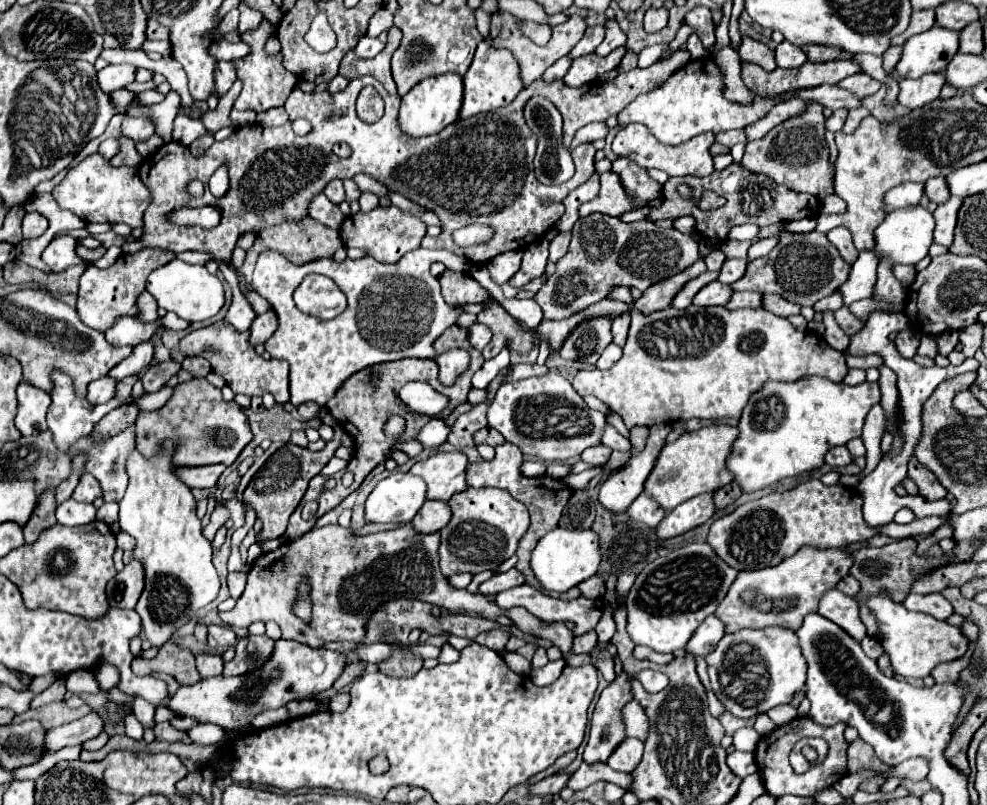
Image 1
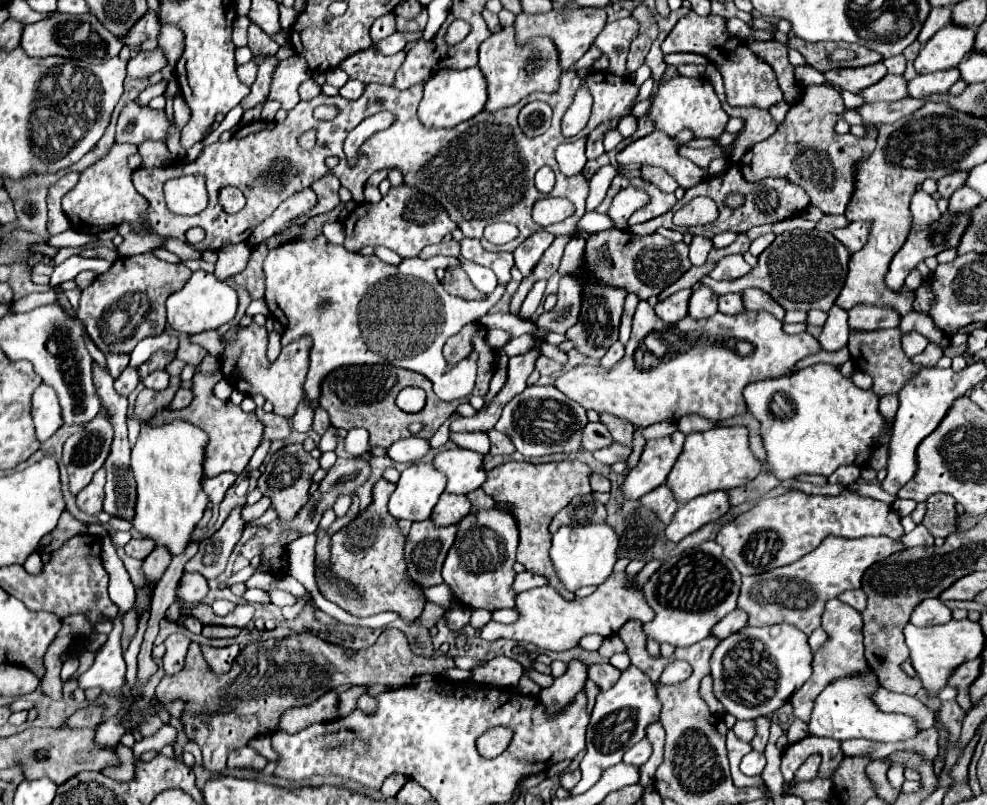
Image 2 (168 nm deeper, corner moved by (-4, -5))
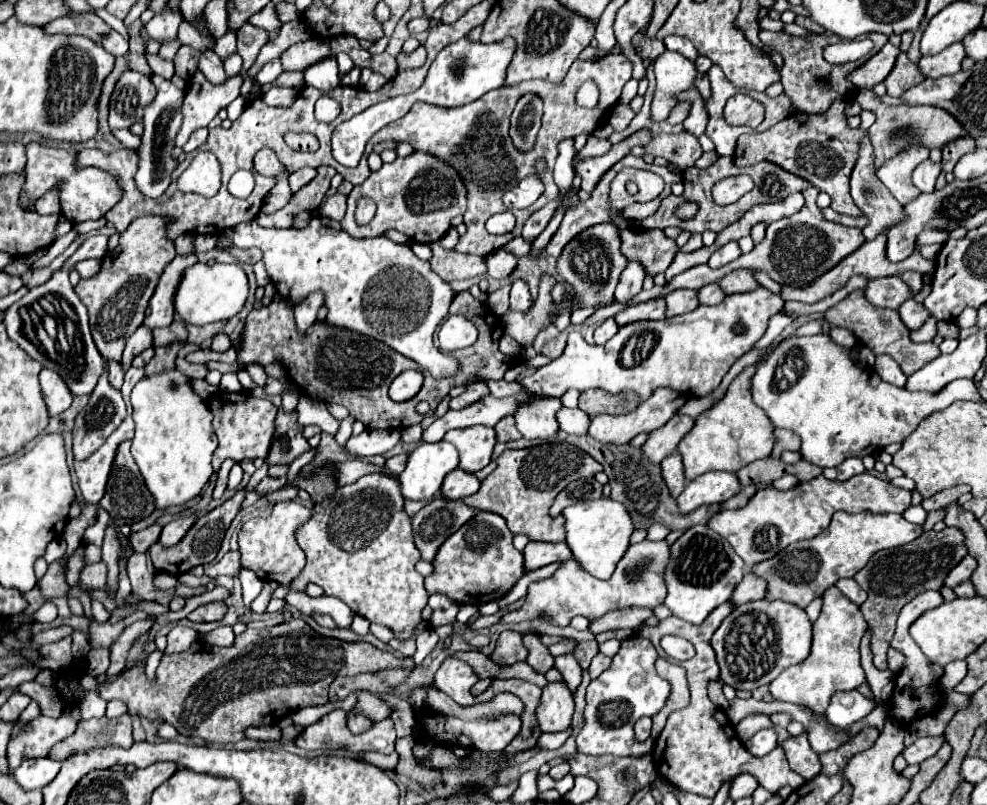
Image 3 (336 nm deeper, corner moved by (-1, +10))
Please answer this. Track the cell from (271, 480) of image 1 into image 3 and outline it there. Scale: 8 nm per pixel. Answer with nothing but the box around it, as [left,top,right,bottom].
[266,409,312,465]

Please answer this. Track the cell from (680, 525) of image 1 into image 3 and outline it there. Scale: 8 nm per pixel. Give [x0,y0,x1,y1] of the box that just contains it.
[678,471,740,513]

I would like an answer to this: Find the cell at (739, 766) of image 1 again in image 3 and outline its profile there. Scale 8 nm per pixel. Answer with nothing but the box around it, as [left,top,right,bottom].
[744,729,777,757]

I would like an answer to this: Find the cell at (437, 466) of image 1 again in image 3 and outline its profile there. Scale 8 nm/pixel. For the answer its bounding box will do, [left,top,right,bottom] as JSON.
[444,427,496,473]

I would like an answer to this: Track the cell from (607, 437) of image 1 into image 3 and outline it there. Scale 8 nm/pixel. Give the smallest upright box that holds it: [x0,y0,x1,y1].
[558,407,590,435]

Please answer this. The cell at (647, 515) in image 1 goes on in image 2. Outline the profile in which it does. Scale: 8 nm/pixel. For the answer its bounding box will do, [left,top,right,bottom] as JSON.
[641,484,679,524]

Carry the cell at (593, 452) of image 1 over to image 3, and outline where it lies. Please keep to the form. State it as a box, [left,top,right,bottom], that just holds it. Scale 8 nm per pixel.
[588,389,686,445]

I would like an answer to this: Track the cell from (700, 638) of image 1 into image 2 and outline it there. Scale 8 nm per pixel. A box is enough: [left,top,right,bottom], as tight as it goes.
[713,608,747,640]

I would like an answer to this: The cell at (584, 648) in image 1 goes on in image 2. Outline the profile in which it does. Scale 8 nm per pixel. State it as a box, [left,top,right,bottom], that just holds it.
[537,660,587,716]

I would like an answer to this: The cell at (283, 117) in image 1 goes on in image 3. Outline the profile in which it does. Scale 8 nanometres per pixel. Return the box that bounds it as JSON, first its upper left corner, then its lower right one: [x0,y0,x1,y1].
[262,87,296,107]

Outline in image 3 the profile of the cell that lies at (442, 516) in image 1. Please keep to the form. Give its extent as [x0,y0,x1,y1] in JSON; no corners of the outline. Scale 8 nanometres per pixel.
[440,469,480,501]

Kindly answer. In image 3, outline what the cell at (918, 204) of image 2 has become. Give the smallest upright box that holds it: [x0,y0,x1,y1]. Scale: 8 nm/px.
[912,161,940,191]

